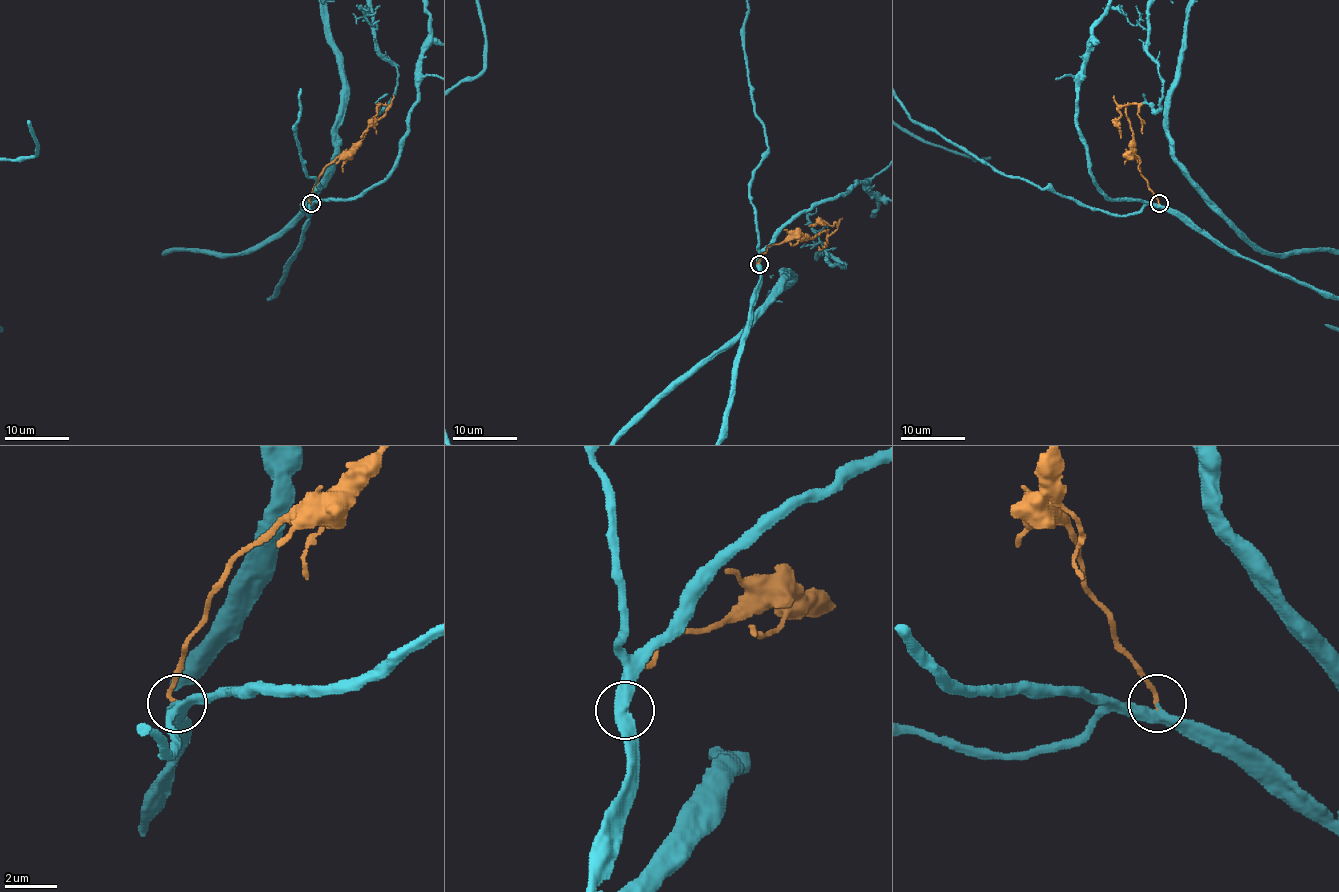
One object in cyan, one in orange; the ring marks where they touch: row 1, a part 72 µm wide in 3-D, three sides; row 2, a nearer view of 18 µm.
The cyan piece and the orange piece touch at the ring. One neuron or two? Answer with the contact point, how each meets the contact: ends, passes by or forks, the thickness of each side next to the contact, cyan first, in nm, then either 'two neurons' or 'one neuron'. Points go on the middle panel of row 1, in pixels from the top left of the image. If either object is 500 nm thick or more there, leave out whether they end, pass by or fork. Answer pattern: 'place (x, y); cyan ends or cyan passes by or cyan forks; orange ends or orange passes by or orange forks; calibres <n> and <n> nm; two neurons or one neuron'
place (759, 264); cyan passes by; orange ends; calibres 420 and 150 nm; one neuron

